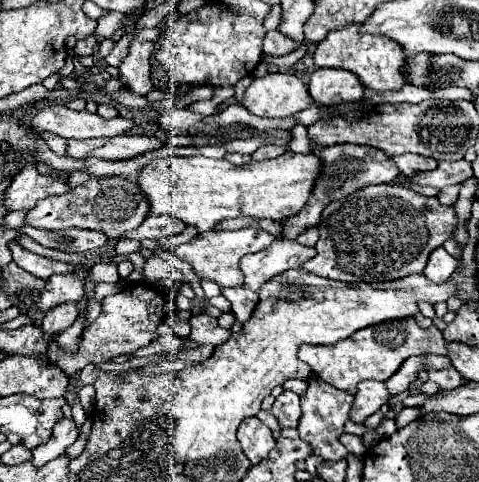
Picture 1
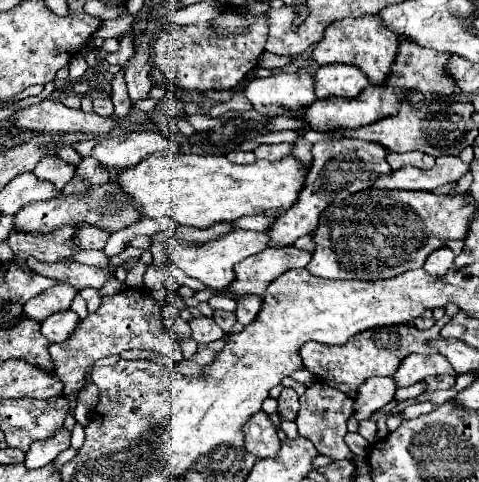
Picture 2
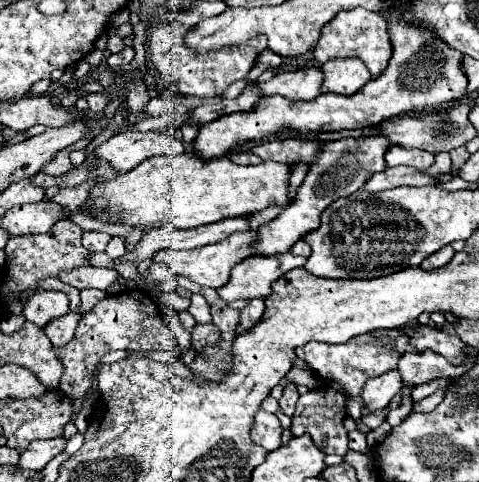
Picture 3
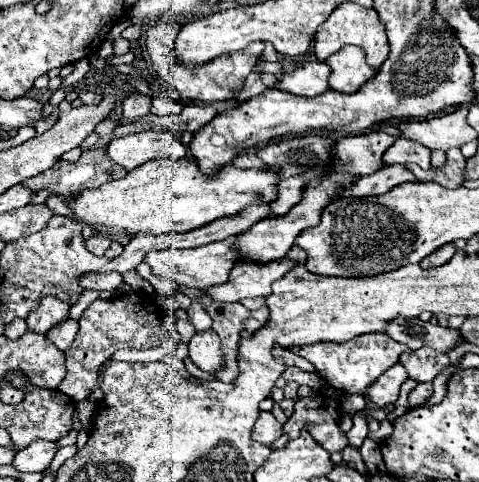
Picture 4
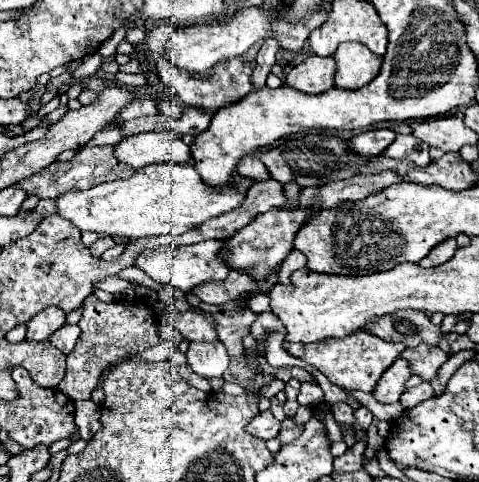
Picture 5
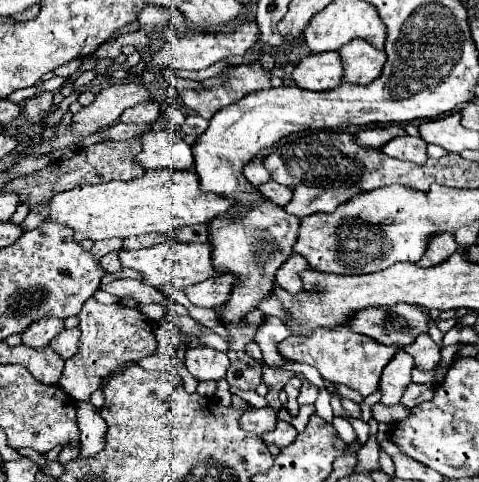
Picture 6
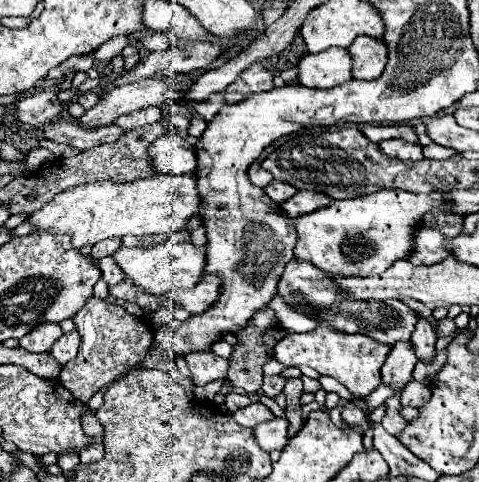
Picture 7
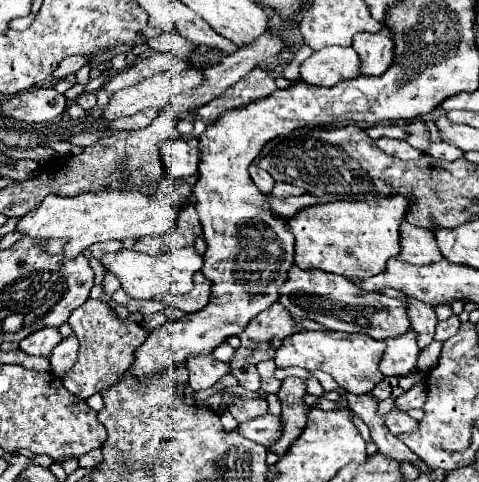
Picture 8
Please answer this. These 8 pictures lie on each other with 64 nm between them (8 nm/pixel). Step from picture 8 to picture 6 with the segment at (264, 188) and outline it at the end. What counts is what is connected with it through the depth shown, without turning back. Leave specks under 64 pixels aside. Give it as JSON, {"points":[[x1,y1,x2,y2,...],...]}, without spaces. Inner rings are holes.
{"points":[[254,160,254,162,250,162,250,166,246,166,244,168,244,176,254,184,254,186,260,186,260,184,264,184,264,182,268,182,270,180,270,172,262,166,262,160]]}

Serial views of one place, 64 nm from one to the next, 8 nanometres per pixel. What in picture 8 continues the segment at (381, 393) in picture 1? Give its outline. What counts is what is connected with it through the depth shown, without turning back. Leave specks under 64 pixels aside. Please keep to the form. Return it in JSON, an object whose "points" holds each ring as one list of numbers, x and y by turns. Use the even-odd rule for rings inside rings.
{"points":[[408,328,408,332,404,332,404,336,396,336,392,340,384,340,388,344,384,356,382,356,382,364,380,370,384,372,384,376,404,376,410,374,416,366,416,358,420,354,420,348,416,344,416,332,412,332,412,328],[392,408,392,412,386,414,386,426,394,436,398,436,402,432,414,432,416,424,418,422,412,420,406,412,398,412,396,408]]}

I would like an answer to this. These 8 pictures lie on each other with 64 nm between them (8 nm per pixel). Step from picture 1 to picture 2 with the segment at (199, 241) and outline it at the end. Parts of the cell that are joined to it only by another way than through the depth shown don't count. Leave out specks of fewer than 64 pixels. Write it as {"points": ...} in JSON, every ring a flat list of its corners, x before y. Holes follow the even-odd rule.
{"points":[[232,230,226,236,220,236,214,242,208,244,196,244,196,246,168,246,166,248,166,256,172,264,176,264,182,272,186,272,192,278,198,278,200,282,204,282,206,286,214,288,214,290,224,290,232,280,234,280,234,264,238,264,240,260,258,254,266,248,268,236,264,232,252,232,252,230]]}

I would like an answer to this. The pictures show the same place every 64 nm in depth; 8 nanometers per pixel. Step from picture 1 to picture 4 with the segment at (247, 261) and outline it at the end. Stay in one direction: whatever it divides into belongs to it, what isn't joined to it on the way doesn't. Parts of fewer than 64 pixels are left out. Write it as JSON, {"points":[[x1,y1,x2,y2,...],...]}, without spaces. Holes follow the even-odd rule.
{"points":[[280,258,272,264,250,264,250,262,238,262,228,282,212,288,204,288,204,296,216,300,216,302,238,302,242,298,254,298,254,296,268,296,270,286,274,280,282,278,288,270,292,270,294,262,288,258]]}

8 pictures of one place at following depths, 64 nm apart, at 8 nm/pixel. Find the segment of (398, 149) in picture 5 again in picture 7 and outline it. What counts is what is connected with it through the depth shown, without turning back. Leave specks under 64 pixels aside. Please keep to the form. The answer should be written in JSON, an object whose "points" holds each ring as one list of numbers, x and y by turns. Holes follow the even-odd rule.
{"points":[[384,140,380,142,380,150,398,160,422,160,422,146,410,144,406,140]]}

